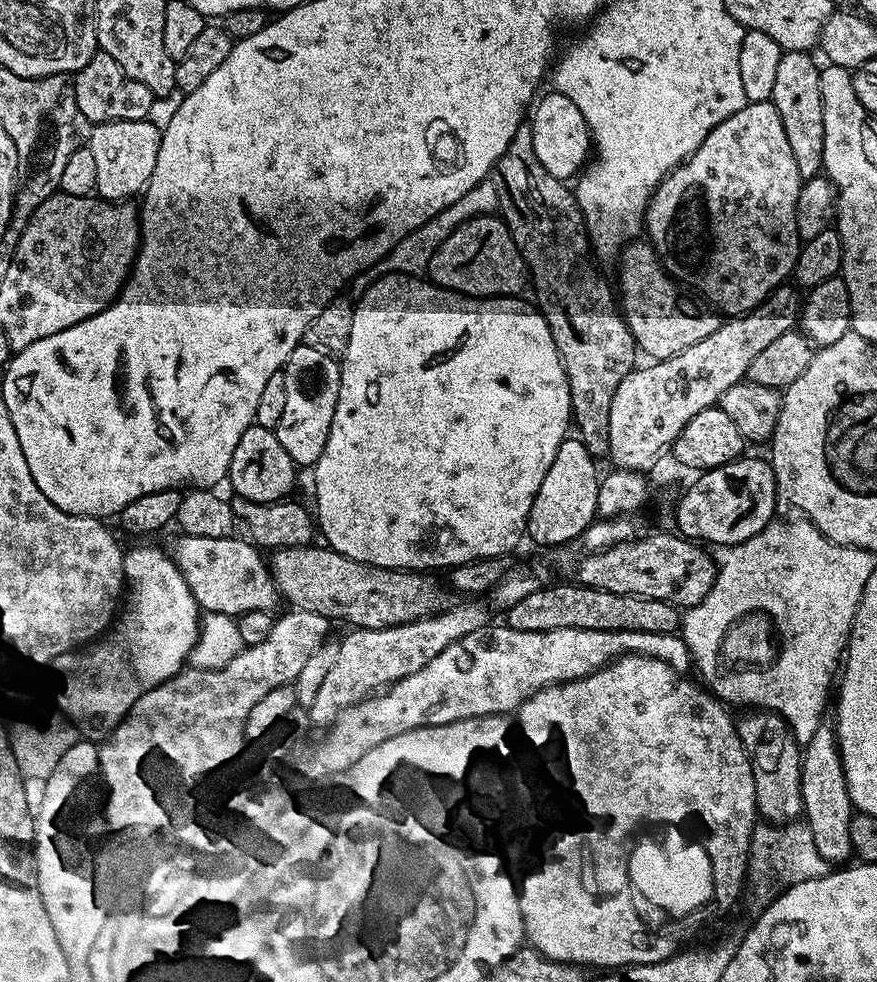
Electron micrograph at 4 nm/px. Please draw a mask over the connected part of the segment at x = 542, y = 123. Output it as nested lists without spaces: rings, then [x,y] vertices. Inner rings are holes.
[[[555,90],[549,93],[549,96],[541,95],[530,112],[534,154],[538,154],[538,162],[542,162],[542,167],[554,174],[554,178],[568,182],[584,171],[590,159],[594,148],[592,131],[586,126],[586,118],[582,118],[582,110],[578,110],[570,98]]]

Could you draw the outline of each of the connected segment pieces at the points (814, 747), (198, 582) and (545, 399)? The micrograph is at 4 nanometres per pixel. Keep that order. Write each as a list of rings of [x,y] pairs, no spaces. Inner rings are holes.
[[[821,723],[814,730],[814,738],[803,745],[800,758],[800,806],[803,819],[810,826],[818,854],[822,854],[830,866],[847,865],[854,856],[850,842],[850,822],[854,809],[850,790],[846,786],[840,748],[836,744],[836,729],[831,723]]]
[[[183,534],[170,547],[170,555],[178,566],[190,594],[204,612],[217,612],[240,617],[248,611],[271,613],[282,597],[276,589],[272,569],[265,553],[247,539],[236,540],[235,535],[222,538],[194,538]]]
[[[389,272],[388,275],[373,280],[354,304],[354,326],[350,329],[350,346],[346,346],[340,360],[340,389],[338,390],[338,406],[334,410],[334,422],[330,426],[330,434],[326,438],[326,446],[314,465],[316,472],[316,508],[314,520],[318,525],[318,532],[324,535],[323,543],[333,548],[338,554],[350,558],[354,562],[373,564],[379,568],[399,568],[401,570],[436,570],[444,568],[451,570],[460,564],[471,560],[485,560],[491,556],[507,557],[507,552],[526,536],[530,506],[534,502],[534,494],[538,494],[538,486],[542,486],[542,478],[546,478],[546,470],[550,470],[550,462],[554,462],[554,454],[558,454],[558,446],[569,435],[570,421],[573,419],[572,403],[570,402],[570,386],[560,361],[558,350],[554,346],[554,338],[550,334],[550,326],[546,318],[531,303],[523,304],[523,299],[515,296],[464,296],[461,292],[450,292],[447,288],[440,288],[437,284],[424,278],[417,278],[412,274]]]

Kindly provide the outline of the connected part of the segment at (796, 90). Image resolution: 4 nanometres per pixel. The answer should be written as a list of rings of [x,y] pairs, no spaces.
[[[784,52],[778,62],[778,74],[774,74],[772,105],[782,118],[790,151],[798,166],[801,181],[821,175],[824,166],[824,123],[822,122],[822,86],[819,63],[812,61],[807,52]]]

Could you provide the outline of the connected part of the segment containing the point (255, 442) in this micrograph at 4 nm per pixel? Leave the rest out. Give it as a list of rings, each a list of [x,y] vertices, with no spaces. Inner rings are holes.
[[[253,426],[244,431],[242,438],[238,438],[238,446],[234,446],[226,480],[227,483],[232,483],[235,495],[239,499],[250,502],[278,502],[293,495],[296,472],[298,465],[292,461],[290,454],[286,454],[282,442],[278,442],[275,431],[271,428]]]

